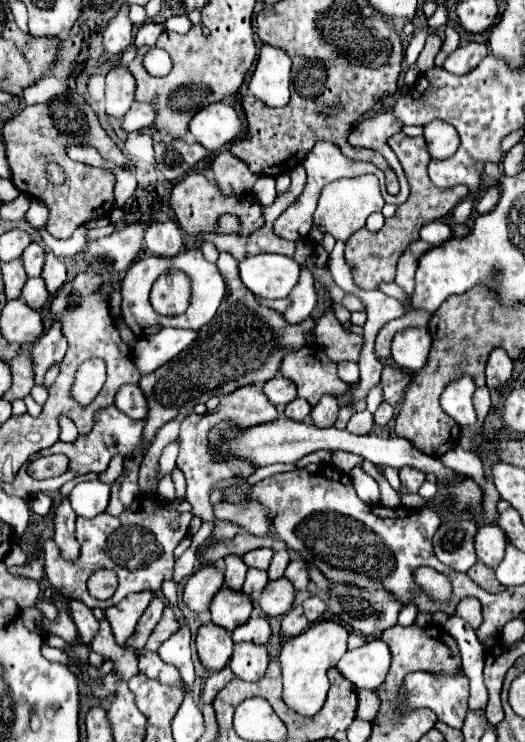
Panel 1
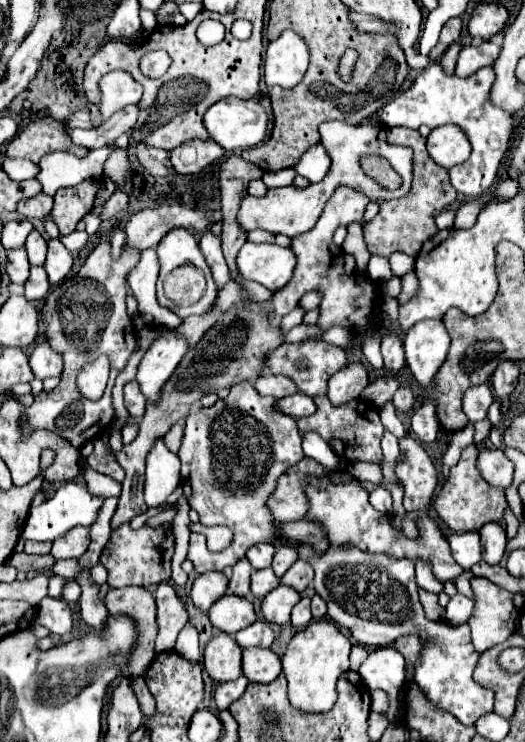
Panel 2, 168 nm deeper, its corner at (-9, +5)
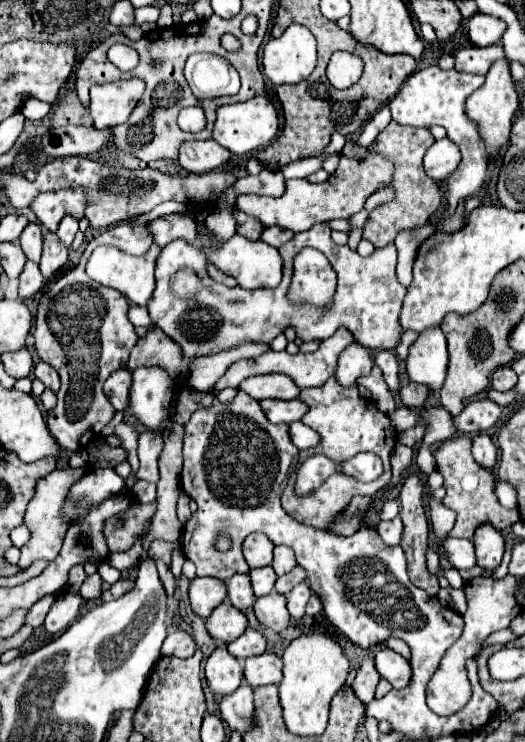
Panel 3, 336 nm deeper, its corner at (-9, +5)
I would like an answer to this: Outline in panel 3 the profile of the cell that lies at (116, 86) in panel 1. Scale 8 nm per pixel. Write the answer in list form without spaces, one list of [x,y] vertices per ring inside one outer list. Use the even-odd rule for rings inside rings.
[[[120,79],[104,85],[94,85],[90,89],[90,115],[98,129],[116,127],[128,119],[132,107],[140,101],[144,93],[144,81]]]

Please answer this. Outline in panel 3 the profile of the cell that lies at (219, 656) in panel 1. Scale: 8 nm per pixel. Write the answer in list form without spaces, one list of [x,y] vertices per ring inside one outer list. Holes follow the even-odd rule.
[[[218,645],[206,661],[206,679],[214,693],[228,695],[242,683],[242,665],[228,653],[226,645]]]

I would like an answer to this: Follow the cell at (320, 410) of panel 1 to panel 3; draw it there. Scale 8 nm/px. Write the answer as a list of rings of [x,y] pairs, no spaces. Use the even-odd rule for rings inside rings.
[[[352,343],[344,355],[340,355],[338,369],[336,369],[336,381],[342,387],[356,387],[360,377],[370,375],[372,369],[372,357],[366,347],[360,347],[358,343]]]

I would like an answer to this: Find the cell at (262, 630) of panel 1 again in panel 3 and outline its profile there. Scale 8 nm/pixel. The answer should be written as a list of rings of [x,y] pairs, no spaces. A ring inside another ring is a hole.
[[[248,627],[236,641],[228,643],[228,651],[240,661],[252,655],[260,655],[266,651],[266,637],[260,631]]]

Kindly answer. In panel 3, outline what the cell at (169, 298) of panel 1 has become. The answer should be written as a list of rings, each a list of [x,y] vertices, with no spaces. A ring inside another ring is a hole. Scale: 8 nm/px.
[[[320,223],[304,233],[296,233],[278,251],[284,259],[282,283],[276,289],[242,291],[240,287],[230,289],[208,275],[208,257],[200,247],[184,239],[174,239],[162,247],[156,263],[156,291],[148,303],[152,325],[160,327],[168,337],[172,337],[182,347],[186,357],[210,355],[236,347],[244,341],[270,343],[290,323],[304,343],[316,339],[324,341],[338,327],[346,327],[354,335],[356,343],[368,349],[382,351],[396,347],[402,333],[398,315],[406,287],[402,287],[394,275],[398,259],[398,249],[394,242],[389,243],[386,249],[376,249],[370,259],[364,259],[358,253],[352,253],[348,247],[336,245],[330,239],[328,223]],[[304,247],[314,247],[324,253],[334,273],[338,275],[336,293],[326,307],[316,307],[312,303],[292,303],[288,299],[290,279],[294,273],[292,263]]]

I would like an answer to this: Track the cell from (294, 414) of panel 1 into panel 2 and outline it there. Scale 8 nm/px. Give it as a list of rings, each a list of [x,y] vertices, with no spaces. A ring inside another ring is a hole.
[[[296,393],[296,395],[290,395],[290,397],[278,399],[274,407],[276,407],[276,411],[280,411],[280,413],[284,413],[284,415],[290,415],[290,417],[294,417],[294,419],[312,415],[312,413],[316,411],[314,399],[308,397],[308,395],[304,395],[304,393]]]

